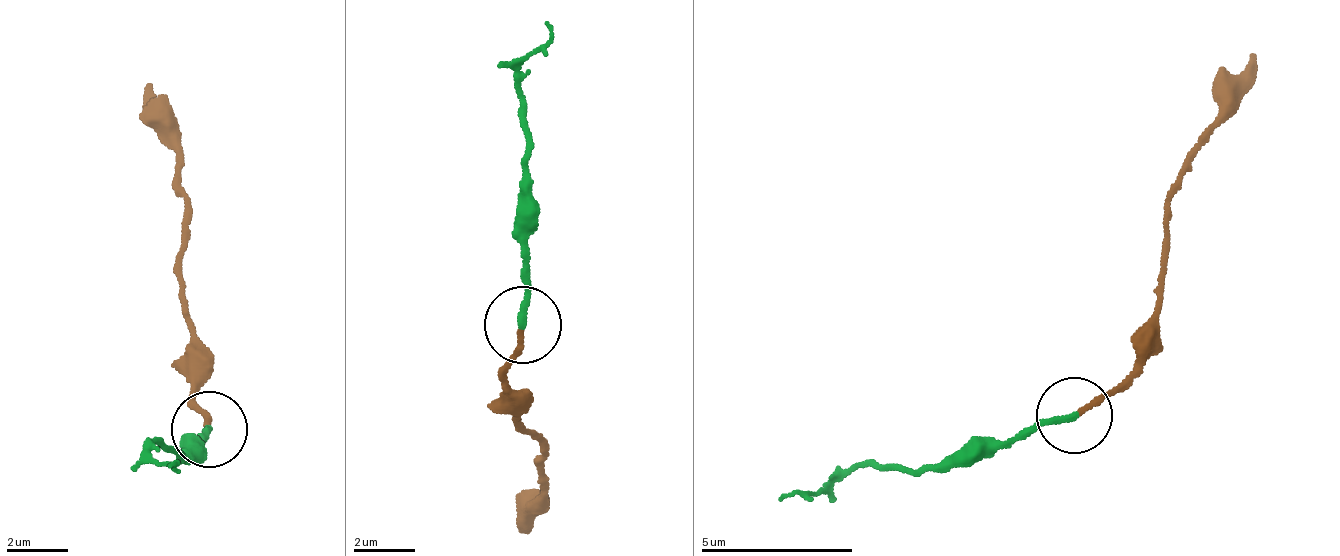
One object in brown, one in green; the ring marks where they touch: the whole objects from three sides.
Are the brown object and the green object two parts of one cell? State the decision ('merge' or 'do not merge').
merge

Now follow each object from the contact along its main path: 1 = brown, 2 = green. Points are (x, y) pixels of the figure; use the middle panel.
1: (520, 326), (507, 387), (546, 454), (540, 499), (546, 502), (521, 532)
2: (520, 326), (521, 217), (529, 176), (521, 78), (549, 20)

